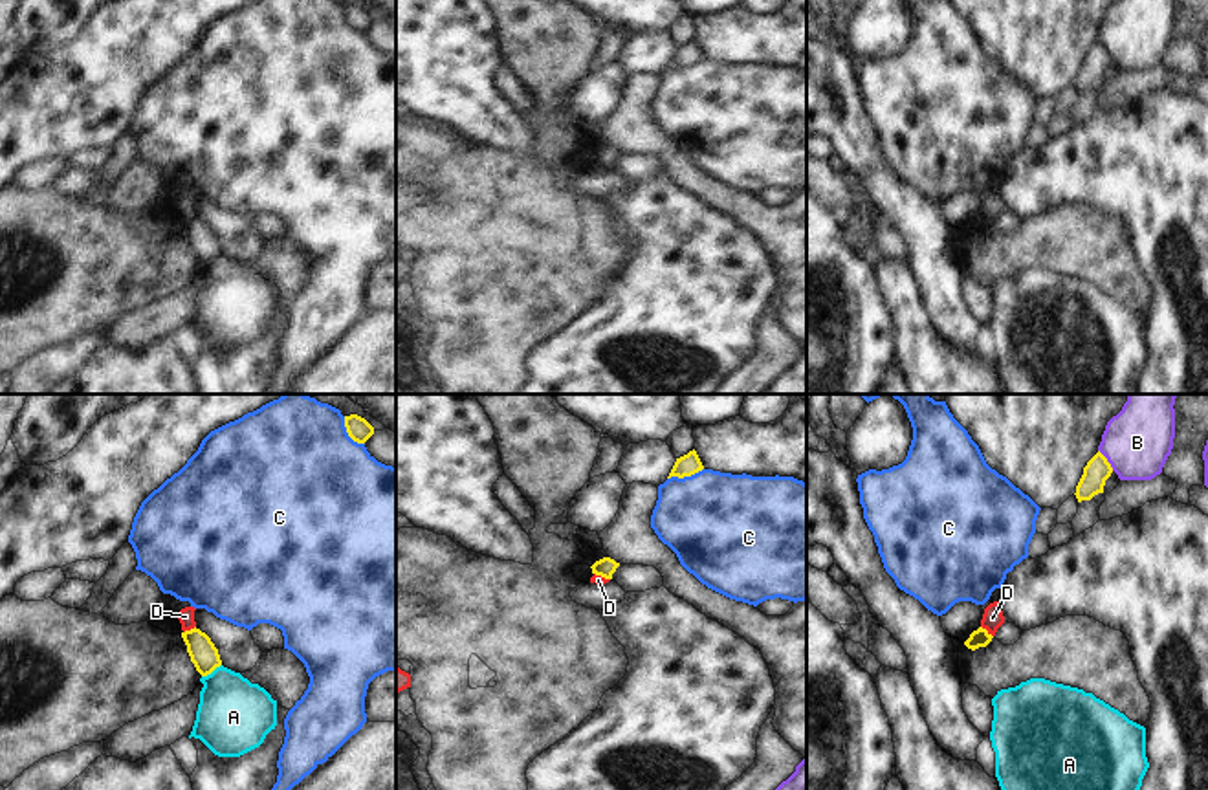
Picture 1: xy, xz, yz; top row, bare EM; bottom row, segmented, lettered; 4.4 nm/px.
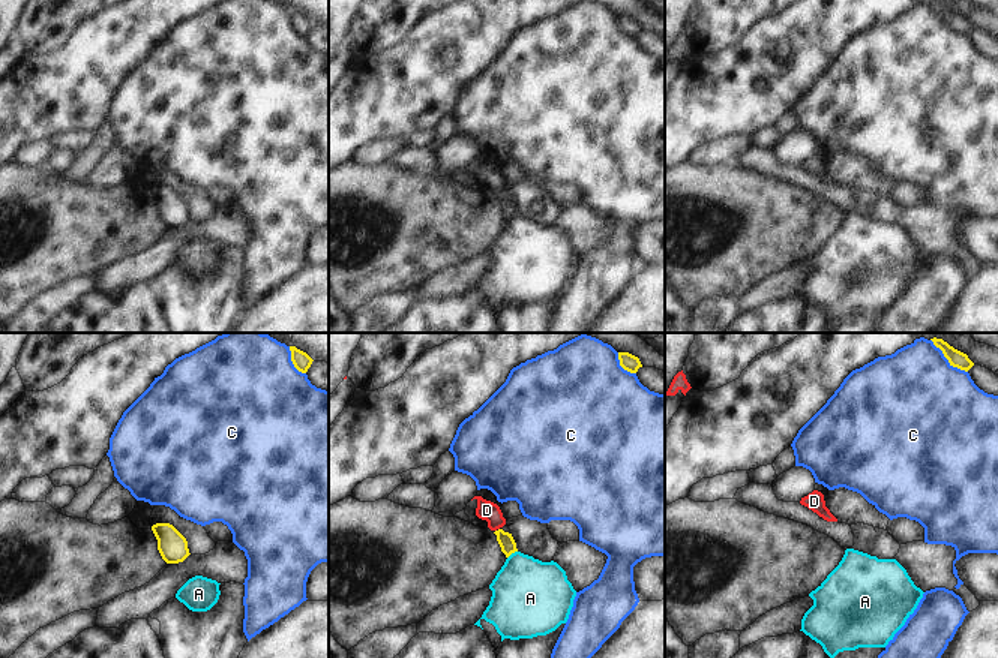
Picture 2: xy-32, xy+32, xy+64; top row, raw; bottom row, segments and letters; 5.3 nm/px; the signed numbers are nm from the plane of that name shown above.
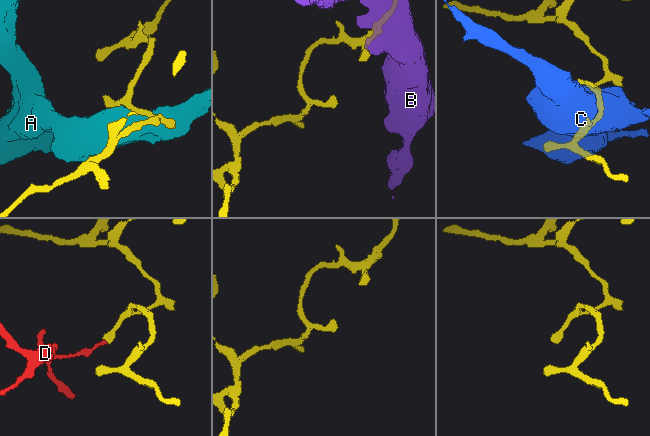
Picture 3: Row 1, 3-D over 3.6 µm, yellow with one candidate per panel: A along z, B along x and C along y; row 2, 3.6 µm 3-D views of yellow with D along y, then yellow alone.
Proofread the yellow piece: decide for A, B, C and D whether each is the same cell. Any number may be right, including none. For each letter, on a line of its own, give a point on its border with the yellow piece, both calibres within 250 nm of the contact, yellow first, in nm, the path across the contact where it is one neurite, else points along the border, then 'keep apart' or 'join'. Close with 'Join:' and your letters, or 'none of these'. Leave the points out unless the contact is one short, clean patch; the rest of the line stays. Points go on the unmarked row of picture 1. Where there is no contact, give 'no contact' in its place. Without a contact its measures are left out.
A: meets yellow in xy at (211, 261); 120 nm thick on the yellow side, 320 nm on the other; keep apart
B: meets yellow in yz at (1106, 50); 110 nm thick on the yellow side, 300 nm on the other; keep apart
C: meets yellow in xz at (684, 65); 90 nm thick on the yellow side, 440 nm on the other; keep apart
D: meets yellow in yz at (987, 220); 80 nm thick on the yellow side, 90 nm on the other; border along yz (981, 215), (992, 226); keep apart
Join: none of these

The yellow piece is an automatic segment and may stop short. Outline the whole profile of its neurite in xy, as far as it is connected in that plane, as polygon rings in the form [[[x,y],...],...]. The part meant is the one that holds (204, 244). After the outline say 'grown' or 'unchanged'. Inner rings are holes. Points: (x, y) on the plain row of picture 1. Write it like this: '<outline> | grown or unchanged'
[[[194,216],[181,222],[181,227],[187,235],[191,251],[202,266],[211,264],[216,257],[222,255],[218,238],[205,222]]] | unchanged

